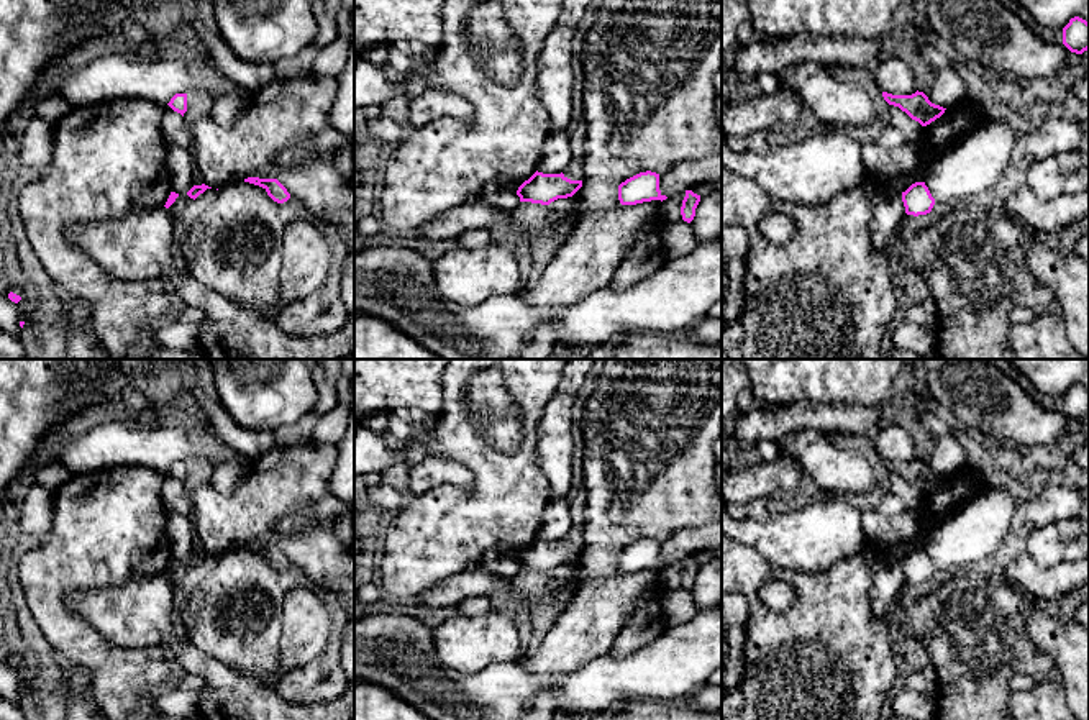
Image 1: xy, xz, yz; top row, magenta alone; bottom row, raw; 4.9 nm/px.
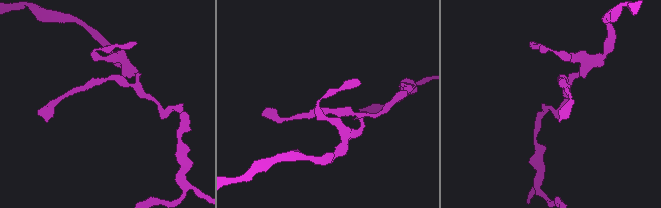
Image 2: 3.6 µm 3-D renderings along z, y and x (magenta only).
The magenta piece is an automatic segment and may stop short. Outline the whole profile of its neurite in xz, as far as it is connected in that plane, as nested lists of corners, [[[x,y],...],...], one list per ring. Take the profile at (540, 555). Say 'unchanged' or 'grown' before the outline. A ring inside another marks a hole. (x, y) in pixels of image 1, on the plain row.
unchanged; [[[536,538],[518,554],[517,563],[520,569],[549,572],[558,566],[572,564],[581,554],[582,548],[571,548],[563,540],[543,541]]]

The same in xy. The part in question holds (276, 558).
unchanged; [[[248,545],[244,546],[244,549],[262,554],[267,563],[277,571],[284,571],[290,566],[290,561],[277,546]]]

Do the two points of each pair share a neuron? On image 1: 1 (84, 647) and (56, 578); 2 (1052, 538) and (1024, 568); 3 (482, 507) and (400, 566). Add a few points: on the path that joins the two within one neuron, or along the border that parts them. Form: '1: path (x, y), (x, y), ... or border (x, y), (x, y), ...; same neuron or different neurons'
1: path (68, 630), (56, 619), (56, 594); same neuron
2: border (1025, 553), (1042, 568), (1070, 563); different neurons
3: path (463, 527), (437, 535), (420, 551); same neuron

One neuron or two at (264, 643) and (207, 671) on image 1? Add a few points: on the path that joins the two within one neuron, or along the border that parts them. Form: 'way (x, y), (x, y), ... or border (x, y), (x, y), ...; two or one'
border (191, 642), (236, 671), (259, 678); two

